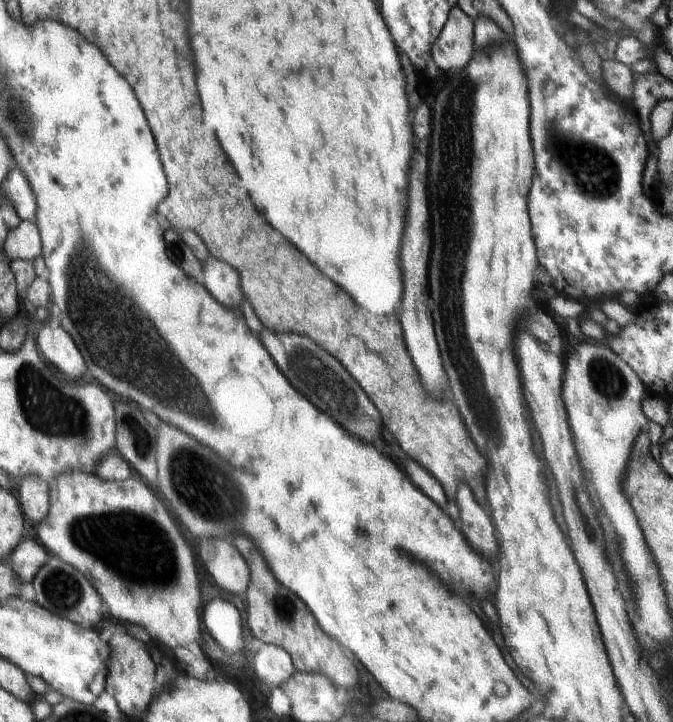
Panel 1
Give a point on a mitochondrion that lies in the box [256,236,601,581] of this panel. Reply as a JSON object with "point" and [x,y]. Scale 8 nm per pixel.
{"point":[320,377]}

